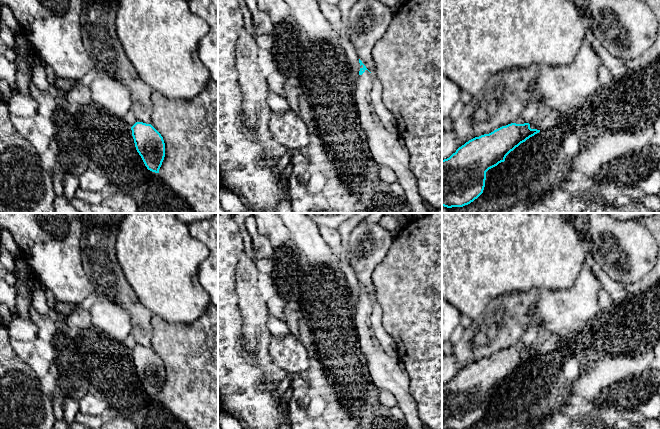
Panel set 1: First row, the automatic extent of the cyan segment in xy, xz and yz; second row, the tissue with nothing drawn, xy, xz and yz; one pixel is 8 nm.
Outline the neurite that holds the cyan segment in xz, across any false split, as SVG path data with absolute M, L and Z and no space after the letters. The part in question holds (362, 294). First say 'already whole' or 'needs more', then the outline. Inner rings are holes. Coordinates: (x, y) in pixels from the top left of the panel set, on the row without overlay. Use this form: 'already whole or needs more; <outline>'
needs more; M359 283L360 295L354 316L359 347L366 358L367 371L380 390L391 392L397 406L404 412L408 429L425 429L419 418L417 403L409 393L409 374L398 356L388 355L377 340L371 325L371 314L376 301Z

